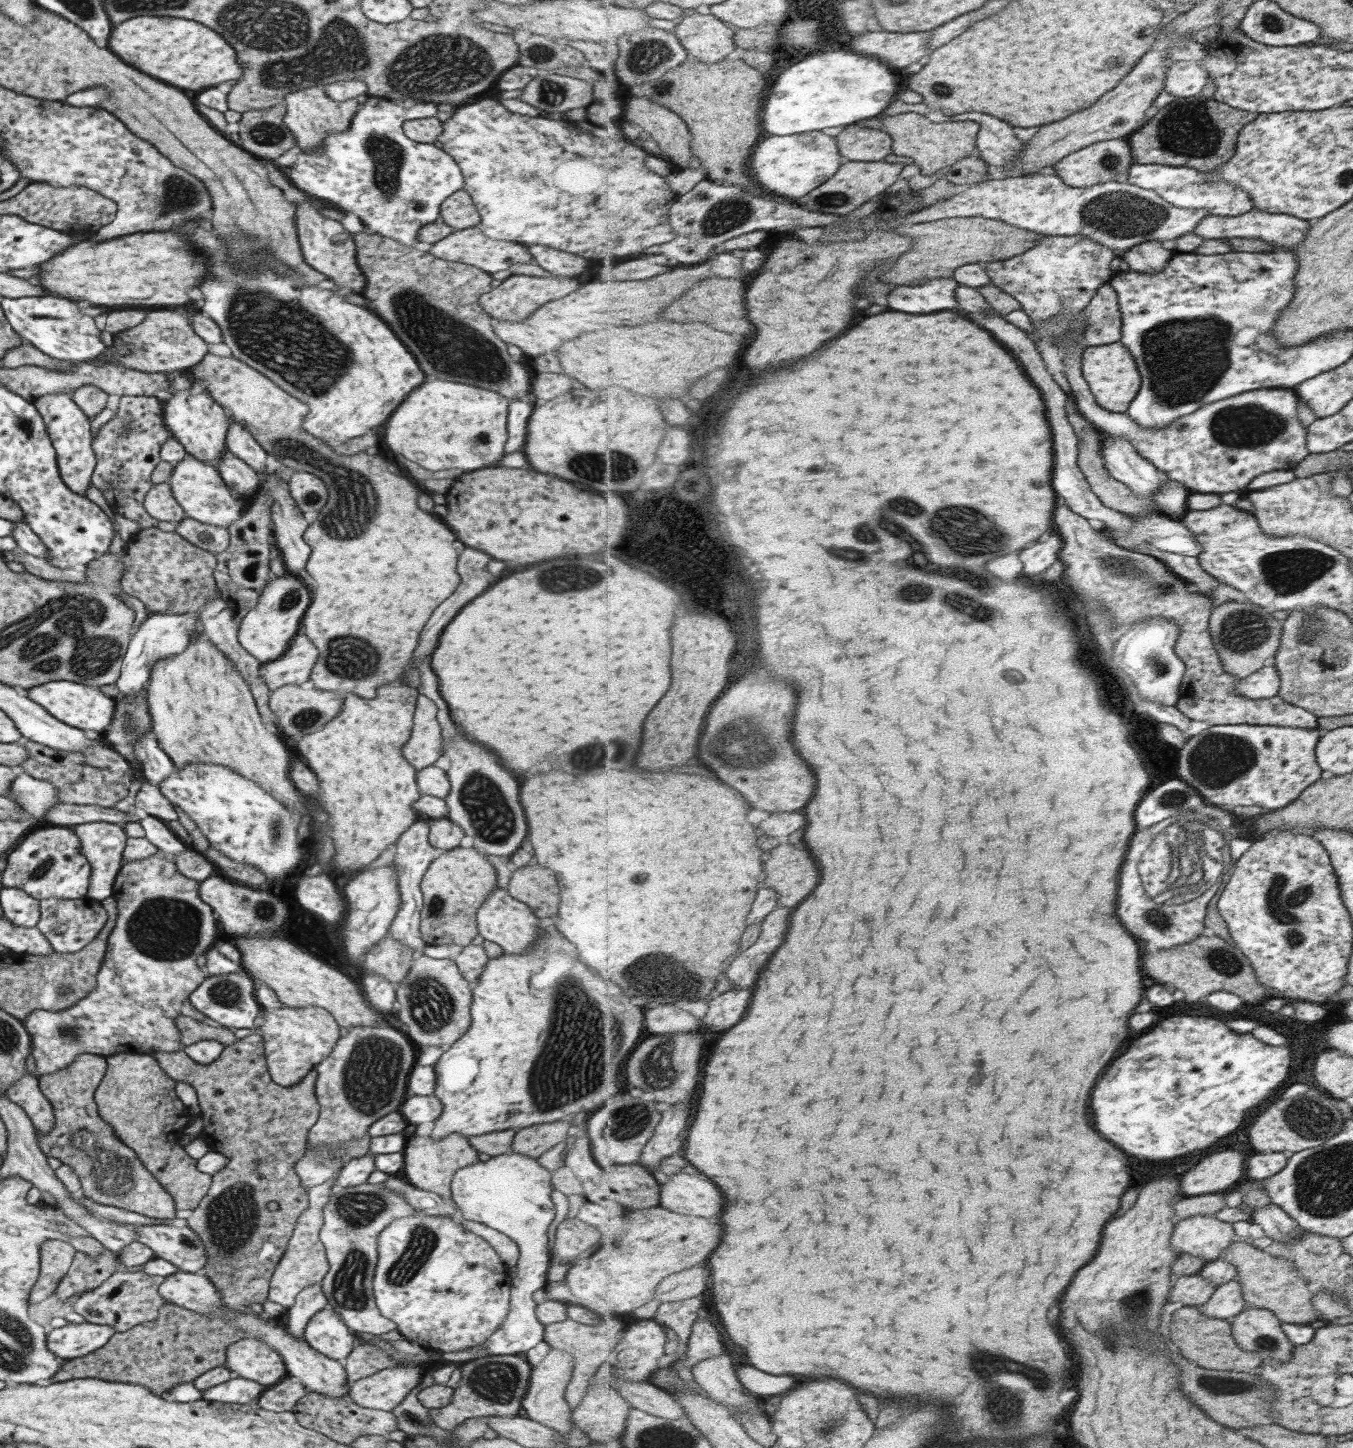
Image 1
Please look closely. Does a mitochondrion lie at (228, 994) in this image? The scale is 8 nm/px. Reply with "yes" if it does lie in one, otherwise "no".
yes

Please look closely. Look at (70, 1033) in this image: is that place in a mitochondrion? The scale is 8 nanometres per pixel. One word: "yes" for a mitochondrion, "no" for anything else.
yes

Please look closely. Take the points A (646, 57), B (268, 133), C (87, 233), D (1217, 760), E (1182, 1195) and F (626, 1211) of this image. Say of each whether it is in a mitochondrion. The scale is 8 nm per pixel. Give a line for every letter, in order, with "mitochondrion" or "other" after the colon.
A: mitochondrion
B: mitochondrion
C: other
D: mitochondrion
E: other
F: other

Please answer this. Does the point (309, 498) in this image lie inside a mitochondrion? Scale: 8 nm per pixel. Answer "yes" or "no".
yes

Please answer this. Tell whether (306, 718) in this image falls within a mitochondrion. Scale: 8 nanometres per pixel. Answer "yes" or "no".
yes

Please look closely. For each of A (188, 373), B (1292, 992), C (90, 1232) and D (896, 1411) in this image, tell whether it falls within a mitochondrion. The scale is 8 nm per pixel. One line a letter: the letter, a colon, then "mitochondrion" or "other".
A: other
B: other
C: other
D: other

